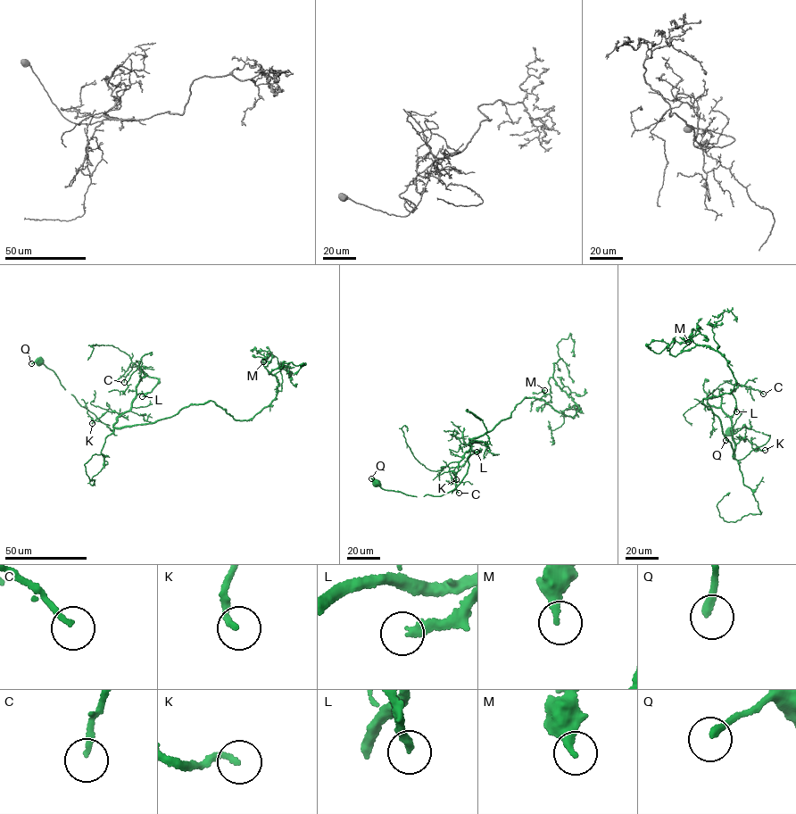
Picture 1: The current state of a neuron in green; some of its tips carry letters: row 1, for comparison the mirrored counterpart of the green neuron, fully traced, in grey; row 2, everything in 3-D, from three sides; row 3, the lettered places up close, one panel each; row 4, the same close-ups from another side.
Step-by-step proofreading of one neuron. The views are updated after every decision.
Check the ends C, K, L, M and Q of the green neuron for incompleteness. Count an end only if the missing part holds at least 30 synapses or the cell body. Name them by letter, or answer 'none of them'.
none of them

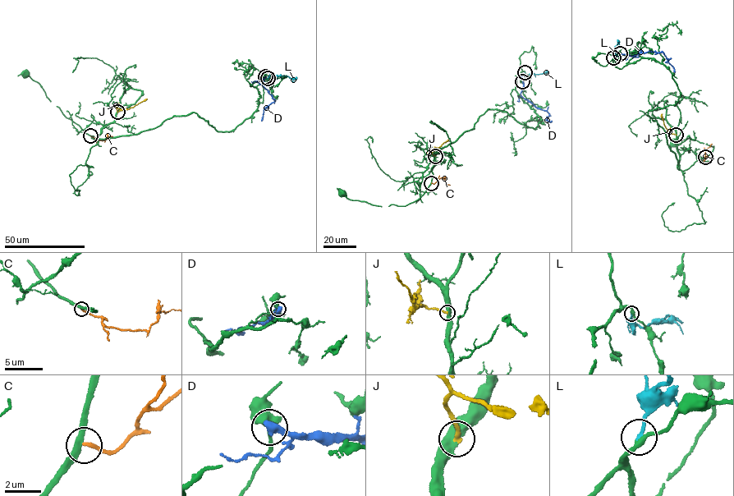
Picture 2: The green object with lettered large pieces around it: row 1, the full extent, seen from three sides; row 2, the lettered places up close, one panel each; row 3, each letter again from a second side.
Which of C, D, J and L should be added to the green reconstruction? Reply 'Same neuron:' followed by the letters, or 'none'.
Same neuron: L

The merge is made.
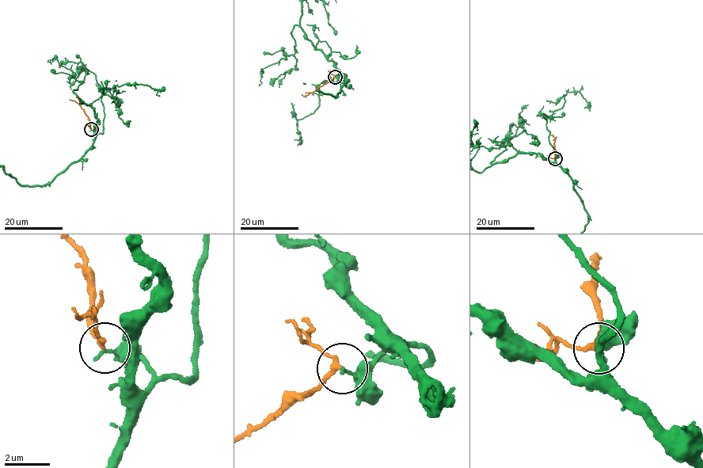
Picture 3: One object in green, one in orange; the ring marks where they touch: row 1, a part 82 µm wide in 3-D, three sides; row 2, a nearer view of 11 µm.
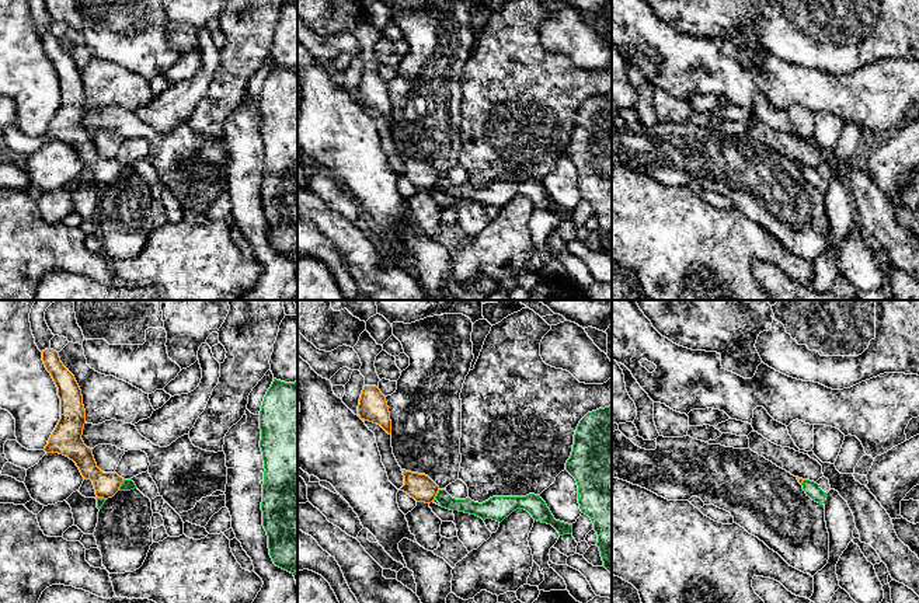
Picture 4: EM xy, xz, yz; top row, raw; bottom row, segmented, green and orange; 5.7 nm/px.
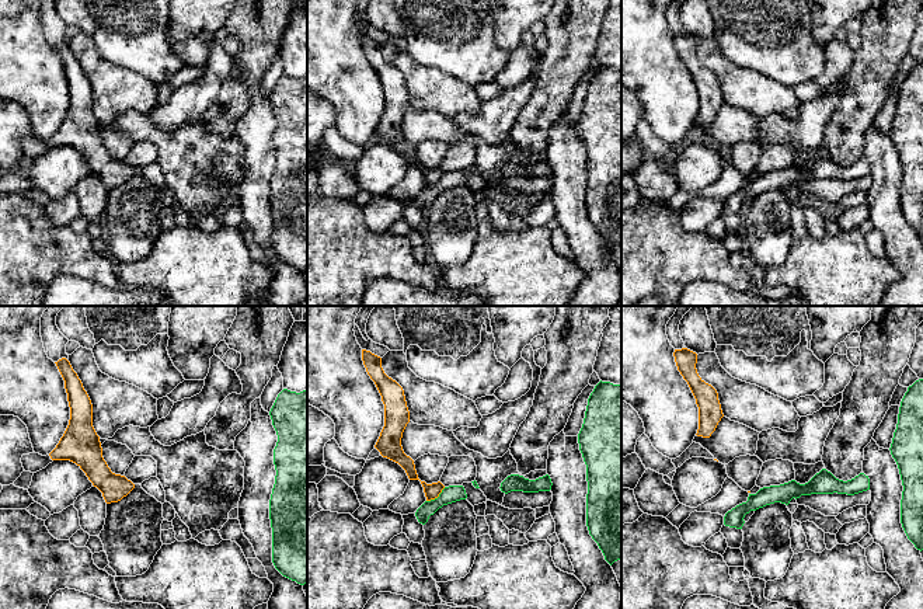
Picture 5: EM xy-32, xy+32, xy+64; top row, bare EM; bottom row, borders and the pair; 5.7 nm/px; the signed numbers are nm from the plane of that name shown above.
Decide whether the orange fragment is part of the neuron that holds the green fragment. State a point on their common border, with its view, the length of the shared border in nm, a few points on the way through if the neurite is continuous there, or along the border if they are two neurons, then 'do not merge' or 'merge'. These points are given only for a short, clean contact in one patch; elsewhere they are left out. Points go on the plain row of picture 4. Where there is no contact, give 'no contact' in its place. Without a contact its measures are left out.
meets green in xz at (437, 181); contact 80 nm long; border along xz (439, 175), (432, 187); do not merge

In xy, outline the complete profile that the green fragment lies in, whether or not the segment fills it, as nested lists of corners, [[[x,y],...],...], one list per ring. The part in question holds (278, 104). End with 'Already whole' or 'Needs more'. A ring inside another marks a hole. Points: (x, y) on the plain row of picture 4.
[[[274,65],[260,97],[264,146],[262,212],[274,250],[290,259],[297,257],[297,67]]]. Already whole

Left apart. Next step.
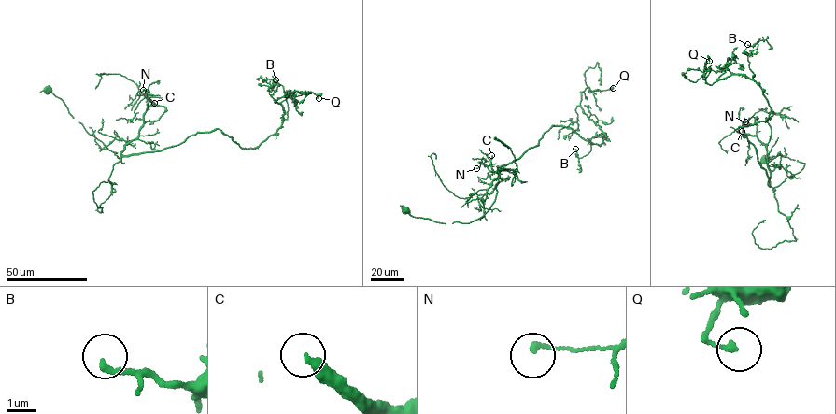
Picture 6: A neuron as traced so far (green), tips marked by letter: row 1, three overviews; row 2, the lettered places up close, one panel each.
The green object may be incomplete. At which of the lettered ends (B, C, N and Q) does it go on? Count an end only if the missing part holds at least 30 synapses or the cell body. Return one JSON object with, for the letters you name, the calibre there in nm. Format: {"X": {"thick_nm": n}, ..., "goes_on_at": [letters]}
{"C": {"thick_nm": 360}, "goes_on_at": ["C"]}

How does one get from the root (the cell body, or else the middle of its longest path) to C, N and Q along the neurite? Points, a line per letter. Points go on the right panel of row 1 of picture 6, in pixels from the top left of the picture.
C: (765, 159), (780, 154), (805, 164), (780, 184), (771, 187), (765, 145), (742, 131)
N: (765, 159), (780, 154), (805, 164), (771, 187), (766, 147), (757, 136), (757, 125), (744, 126), (745, 121)
Q: (765, 159), (805, 164), (771, 187), (738, 129), (769, 116), (761, 89), (741, 74), (707, 83), (709, 61)

